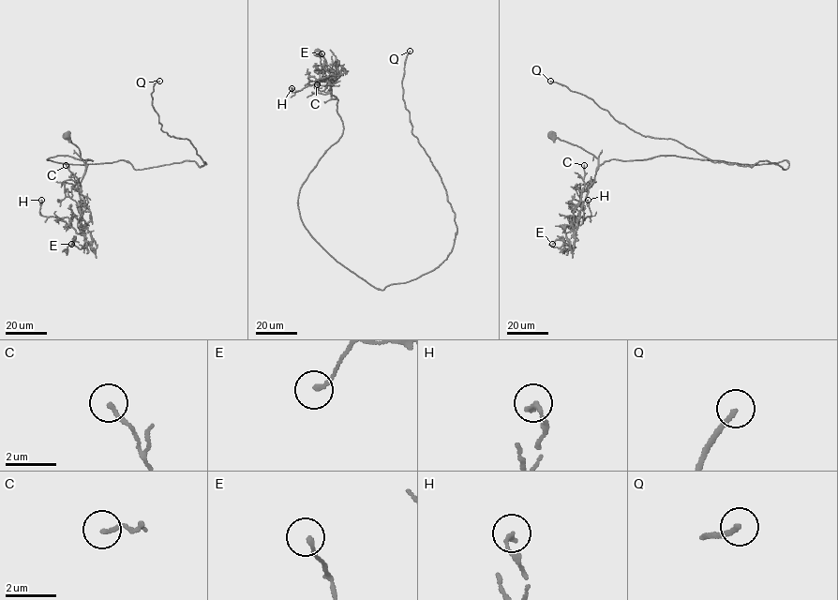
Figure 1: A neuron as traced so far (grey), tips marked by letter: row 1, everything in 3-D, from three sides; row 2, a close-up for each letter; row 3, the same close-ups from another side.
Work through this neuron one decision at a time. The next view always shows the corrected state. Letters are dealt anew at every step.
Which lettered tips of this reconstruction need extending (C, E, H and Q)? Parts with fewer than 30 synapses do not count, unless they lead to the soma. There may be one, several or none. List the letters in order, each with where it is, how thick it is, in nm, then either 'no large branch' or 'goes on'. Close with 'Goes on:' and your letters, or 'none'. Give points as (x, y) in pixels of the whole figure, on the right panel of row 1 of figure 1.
C: at (584, 165); 150 nm thick; no large branch
E: at (552, 244); 160 nm thick; no large branch
H: at (588, 200); 160 nm thick; no large branch
Q: at (550, 81); 180 nm thick; goes on
Goes on: Q

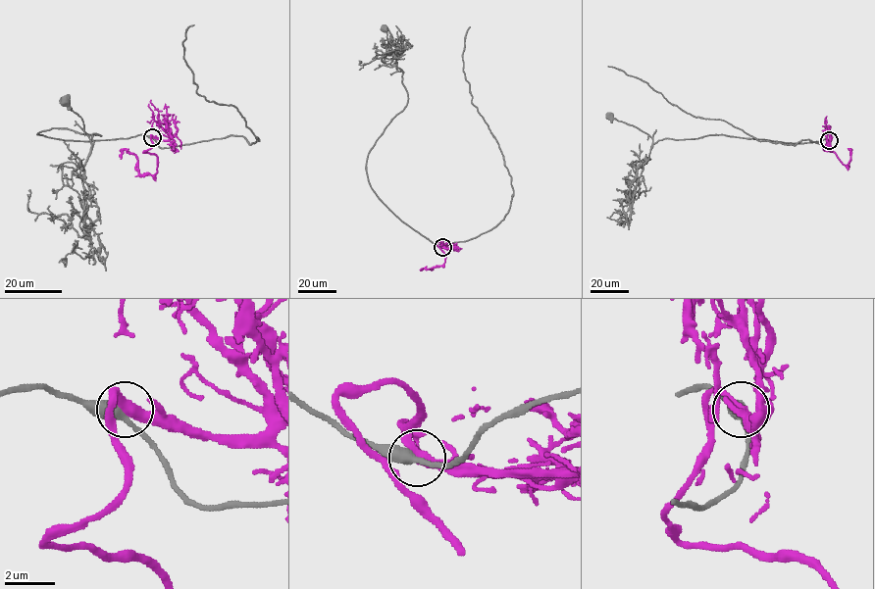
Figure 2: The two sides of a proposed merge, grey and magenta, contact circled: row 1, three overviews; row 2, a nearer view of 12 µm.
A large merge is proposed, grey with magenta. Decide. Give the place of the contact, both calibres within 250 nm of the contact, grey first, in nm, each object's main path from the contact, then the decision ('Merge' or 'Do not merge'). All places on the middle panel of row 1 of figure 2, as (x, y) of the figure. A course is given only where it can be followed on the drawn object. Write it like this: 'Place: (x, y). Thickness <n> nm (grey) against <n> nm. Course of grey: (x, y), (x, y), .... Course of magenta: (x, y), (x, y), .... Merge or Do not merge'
Place: (442, 247). Thickness 380 nm (grey) against 360 nm. Course of grey: (441, 247), (403, 222), (368, 179), (369, 150), (408, 99), (403, 72), (396, 69), (385, 28). Course of magenta: (441, 247), (440, 242), (437, 243), (444, 253), (444, 263), (433, 269), (421, 269). Do not merge

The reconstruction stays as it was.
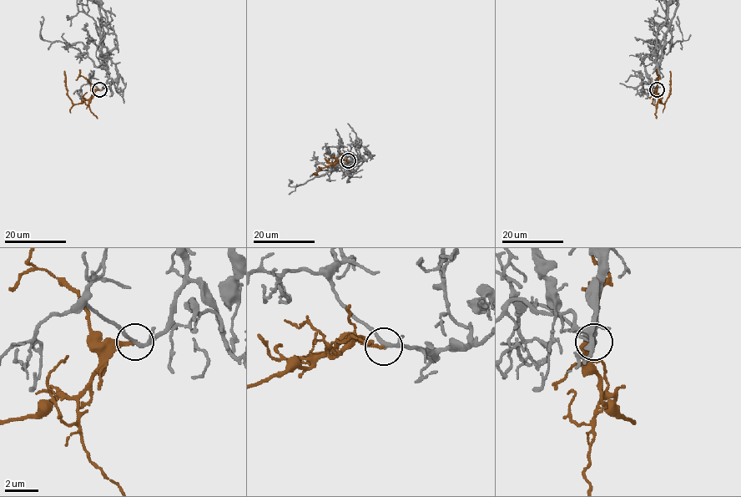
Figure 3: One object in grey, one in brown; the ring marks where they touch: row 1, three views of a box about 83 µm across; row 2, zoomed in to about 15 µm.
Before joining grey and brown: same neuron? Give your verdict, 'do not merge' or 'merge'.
merge

